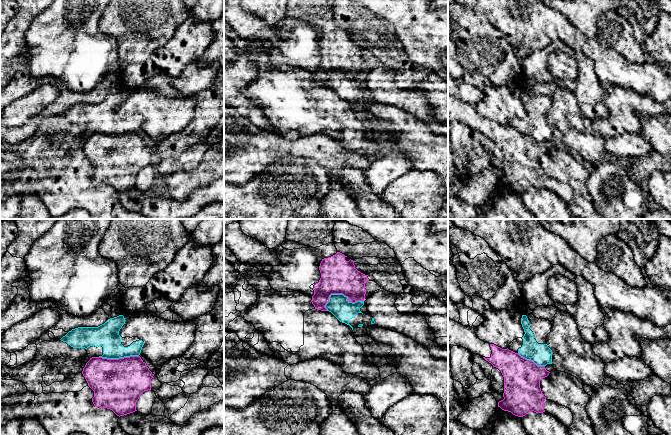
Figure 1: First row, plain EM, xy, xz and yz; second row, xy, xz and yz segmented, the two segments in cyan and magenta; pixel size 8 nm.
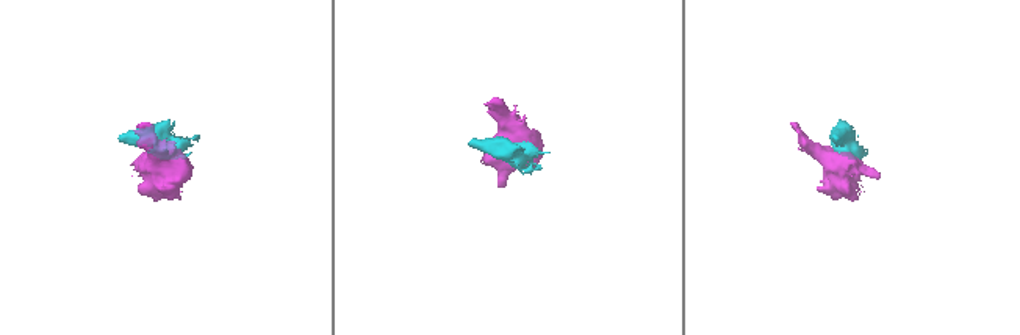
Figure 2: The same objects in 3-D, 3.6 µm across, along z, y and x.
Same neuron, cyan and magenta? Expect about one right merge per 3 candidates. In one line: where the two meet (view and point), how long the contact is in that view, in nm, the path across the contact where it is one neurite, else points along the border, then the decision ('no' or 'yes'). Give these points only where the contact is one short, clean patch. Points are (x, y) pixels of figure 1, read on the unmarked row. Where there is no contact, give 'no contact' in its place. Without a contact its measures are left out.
meets cyan in xz at (341, 70); contact 320 nm long; border along xz (363, 77), (349, 78), (342, 70), (331, 70), (324, 83); no

